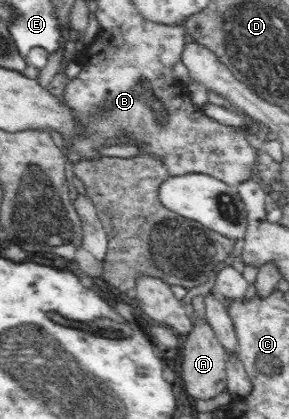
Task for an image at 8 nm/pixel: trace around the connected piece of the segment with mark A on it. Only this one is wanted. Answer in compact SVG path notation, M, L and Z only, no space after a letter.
M192 317L193 326L187 337L183 338L183 364L181 374L185 380L185 390L195 398L214 398L227 389L227 354L217 339L215 329L206 318Z

